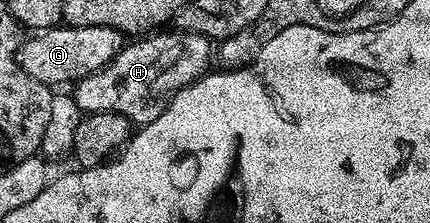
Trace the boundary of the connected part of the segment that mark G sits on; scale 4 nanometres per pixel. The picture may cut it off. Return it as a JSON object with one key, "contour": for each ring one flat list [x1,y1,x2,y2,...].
{"contour":[[56,26,27,37,18,52,18,63,45,86,58,88,61,82,73,84,90,74,99,74,118,55,124,45,124,36,119,30,107,26]]}

